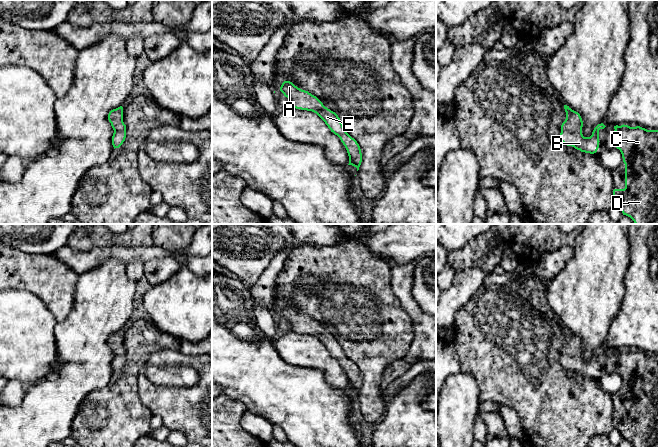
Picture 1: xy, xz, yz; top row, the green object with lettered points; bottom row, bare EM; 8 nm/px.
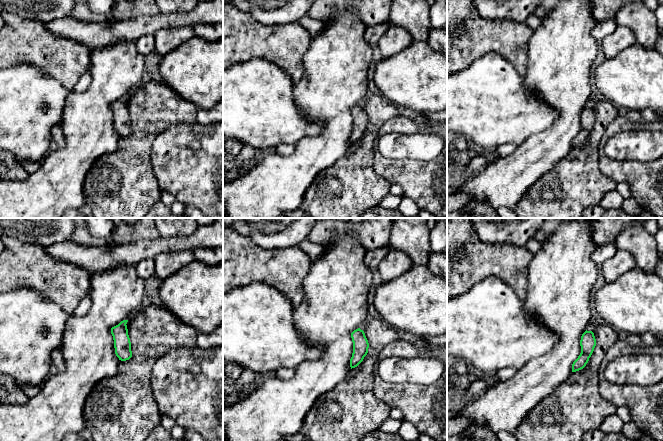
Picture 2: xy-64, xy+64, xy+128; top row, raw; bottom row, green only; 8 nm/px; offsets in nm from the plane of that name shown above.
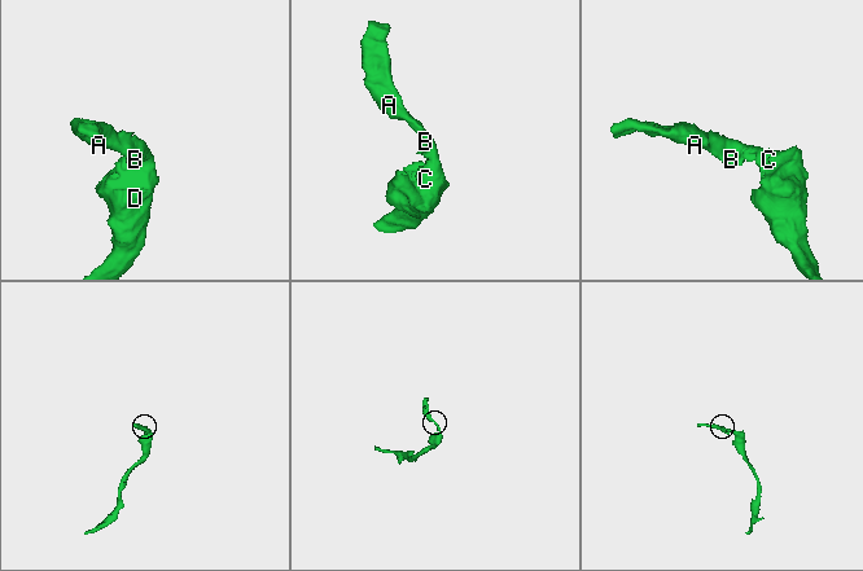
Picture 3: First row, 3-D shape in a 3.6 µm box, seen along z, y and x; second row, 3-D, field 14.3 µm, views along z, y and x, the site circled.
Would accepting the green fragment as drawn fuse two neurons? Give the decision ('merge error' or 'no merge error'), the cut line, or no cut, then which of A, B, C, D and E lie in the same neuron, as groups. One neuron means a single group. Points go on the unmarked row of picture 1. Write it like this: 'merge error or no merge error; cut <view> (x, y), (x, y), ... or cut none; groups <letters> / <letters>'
no merge error; cut none; groups A B C D E

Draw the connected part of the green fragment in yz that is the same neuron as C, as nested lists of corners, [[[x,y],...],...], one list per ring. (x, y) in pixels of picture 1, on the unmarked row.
[[[614,350],[619,359],[616,372],[625,388],[625,412],[613,414],[614,429],[634,447],[658,447],[658,354],[640,350]]]

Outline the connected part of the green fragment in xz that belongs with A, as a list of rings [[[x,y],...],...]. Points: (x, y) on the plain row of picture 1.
[[[284,305],[280,311],[280,315],[288,322],[290,331],[312,335],[325,346],[331,356],[337,359],[345,370],[349,380],[348,389],[356,391],[358,395],[362,386],[360,370],[357,365],[345,355],[338,339],[325,331],[316,320],[298,312],[290,305]]]

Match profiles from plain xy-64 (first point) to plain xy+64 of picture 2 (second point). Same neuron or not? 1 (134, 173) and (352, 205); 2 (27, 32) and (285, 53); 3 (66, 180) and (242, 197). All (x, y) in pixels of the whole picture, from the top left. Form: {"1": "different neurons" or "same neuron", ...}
{"1": "same neuron", "2": "same neuron", "3": "same neuron"}

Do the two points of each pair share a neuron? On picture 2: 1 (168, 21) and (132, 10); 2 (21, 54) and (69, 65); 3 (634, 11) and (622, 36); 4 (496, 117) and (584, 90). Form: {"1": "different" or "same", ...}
{"1": "different", "2": "same", "3": "different", "4": "different"}

